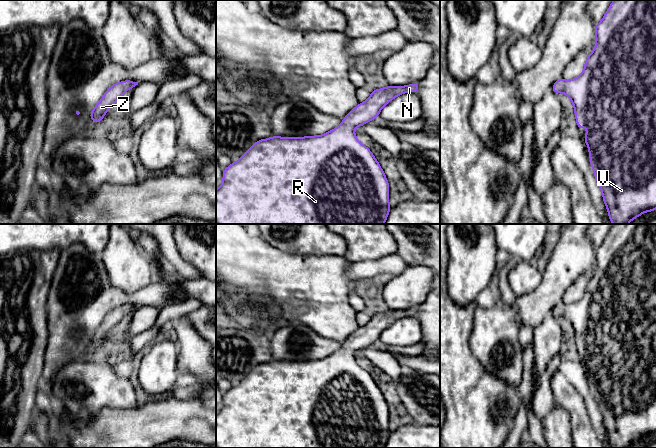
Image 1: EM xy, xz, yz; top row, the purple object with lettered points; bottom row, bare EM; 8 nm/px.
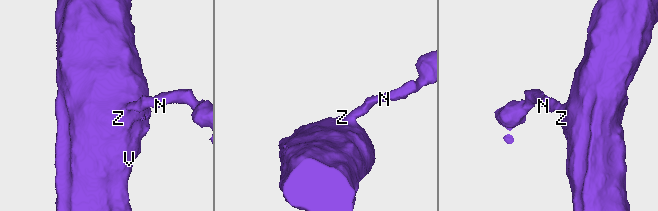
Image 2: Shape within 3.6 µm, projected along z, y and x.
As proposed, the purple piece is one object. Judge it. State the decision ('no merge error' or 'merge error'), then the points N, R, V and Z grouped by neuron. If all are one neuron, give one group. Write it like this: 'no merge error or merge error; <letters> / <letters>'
no merge error; N R V Z

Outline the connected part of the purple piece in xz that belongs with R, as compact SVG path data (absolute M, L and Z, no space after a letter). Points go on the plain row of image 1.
M419 306L413 307L413 308L410 308L410 309L407 309L407 310L395 310L395 311L387 310L387 311L382 312L382 313L376 313L376 314L371 316L370 321L365 326L359 327L353 334L351 334L343 342L342 348L340 348L338 351L334 352L333 354L327 356L324 359L306 360L306 361L301 361L301 362L272 360L269 363L262 363L262 364L258 364L257 366L255 366L249 372L249 374L243 380L241 380L241 382L237 386L233 386L230 390L223 393L223 407L218 413L216 413L216 448L384 448L386 443L387 443L387 440L388 440L388 438L391 434L391 432L389 430L389 407L387 405L387 402L386 402L382 392L380 391L378 385L376 384L376 382L374 381L374 379L372 378L370 373L367 372L366 370L364 370L363 368L361 368L357 364L357 362L355 360L354 352L355 351L361 351L365 347L370 346L370 345L374 344L375 342L377 342L379 340L381 333L388 326L393 324L398 319L402 319L402 318L407 317L407 316L417 317L418 312L419 312Z

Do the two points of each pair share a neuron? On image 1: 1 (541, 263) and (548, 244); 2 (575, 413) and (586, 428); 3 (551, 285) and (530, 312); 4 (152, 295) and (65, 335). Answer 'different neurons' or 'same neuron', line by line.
1: same neuron
2: same neuron
3: same neuron
4: same neuron

